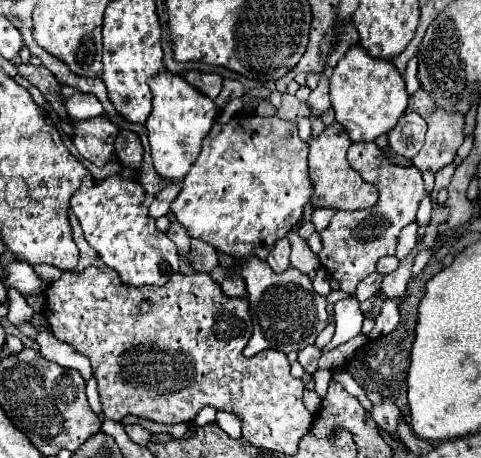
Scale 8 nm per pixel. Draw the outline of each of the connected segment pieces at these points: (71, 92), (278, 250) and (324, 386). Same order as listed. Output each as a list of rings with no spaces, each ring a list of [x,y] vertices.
[[[62,85],[62,97],[72,119],[94,119],[104,115],[104,107],[92,93],[82,93],[74,87]]]
[[[284,237],[284,239],[276,241],[276,245],[274,245],[274,249],[270,251],[270,255],[266,257],[266,261],[268,261],[268,265],[272,267],[272,271],[282,273],[282,271],[286,271],[286,269],[290,267],[288,255],[290,255],[290,243],[288,243],[288,239]]]
[[[319,369],[313,375],[315,381],[316,393],[318,393],[320,398],[324,398],[327,394],[328,385],[331,380],[331,371],[326,369]]]

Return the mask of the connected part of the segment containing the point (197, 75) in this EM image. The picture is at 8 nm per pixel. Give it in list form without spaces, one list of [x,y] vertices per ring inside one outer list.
[[[188,71],[182,75],[190,85],[202,91],[206,97],[216,99],[222,91],[222,75],[218,73],[204,73],[204,71]]]

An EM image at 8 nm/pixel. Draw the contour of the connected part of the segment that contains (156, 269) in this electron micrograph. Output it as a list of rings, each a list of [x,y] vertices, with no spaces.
[[[110,175],[90,189],[78,189],[70,199],[70,209],[78,217],[86,241],[108,267],[118,271],[124,283],[132,287],[164,285],[180,271],[176,245],[164,231],[158,231],[154,219],[148,217],[146,193],[138,181]]]

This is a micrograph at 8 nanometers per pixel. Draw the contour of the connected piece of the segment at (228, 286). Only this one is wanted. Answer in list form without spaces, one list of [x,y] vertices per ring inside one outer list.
[[[238,273],[234,275],[228,275],[224,281],[222,281],[222,291],[230,297],[246,297],[246,285],[242,281],[242,277]]]

